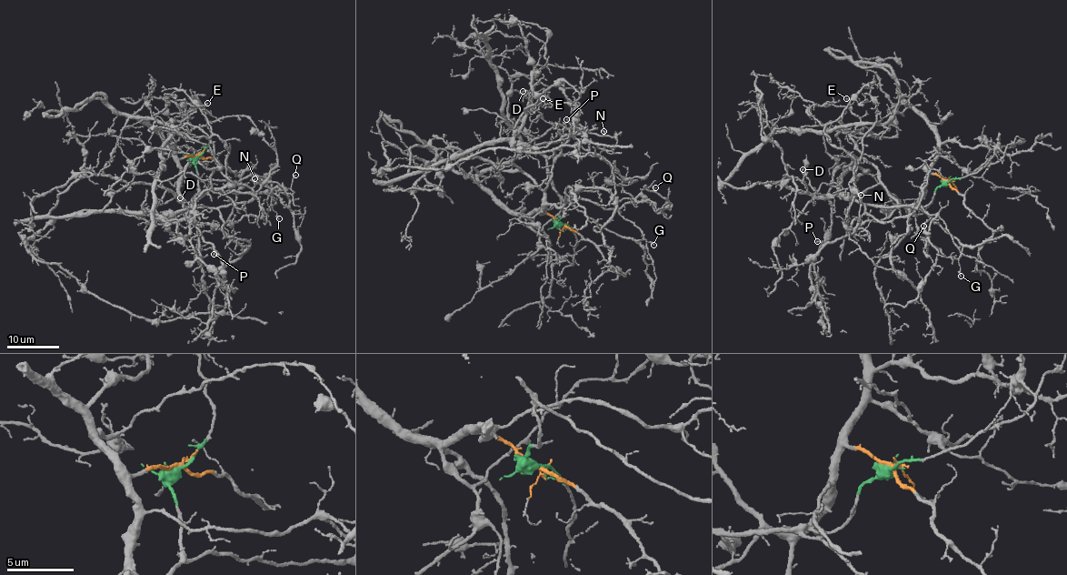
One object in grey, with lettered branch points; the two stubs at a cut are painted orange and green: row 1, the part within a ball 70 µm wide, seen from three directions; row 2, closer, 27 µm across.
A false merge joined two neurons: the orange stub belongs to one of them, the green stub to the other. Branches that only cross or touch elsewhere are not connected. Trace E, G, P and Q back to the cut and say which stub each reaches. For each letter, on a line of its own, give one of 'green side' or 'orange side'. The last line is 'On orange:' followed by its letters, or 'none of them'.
E: green side
G: green side
P: orange side
Q: orange side
On orange: P, Q

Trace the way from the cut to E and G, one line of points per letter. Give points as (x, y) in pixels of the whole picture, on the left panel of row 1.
E: (197, 156), (199, 193), (191, 208), (180, 209), (228, 181), (230, 148), (199, 107), (207, 103)
G: (197, 156), (194, 163), (200, 191), (219, 189), (223, 192), (265, 192), (272, 198), (272, 208), (279, 218)

